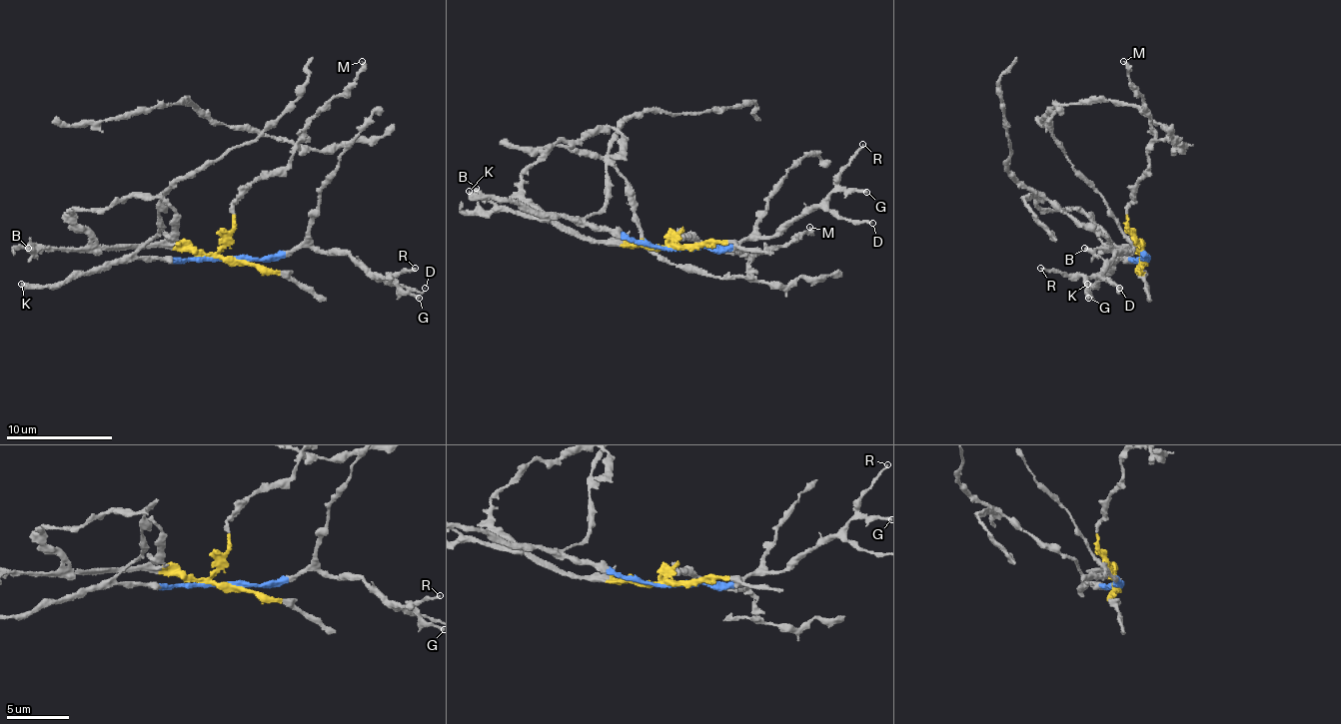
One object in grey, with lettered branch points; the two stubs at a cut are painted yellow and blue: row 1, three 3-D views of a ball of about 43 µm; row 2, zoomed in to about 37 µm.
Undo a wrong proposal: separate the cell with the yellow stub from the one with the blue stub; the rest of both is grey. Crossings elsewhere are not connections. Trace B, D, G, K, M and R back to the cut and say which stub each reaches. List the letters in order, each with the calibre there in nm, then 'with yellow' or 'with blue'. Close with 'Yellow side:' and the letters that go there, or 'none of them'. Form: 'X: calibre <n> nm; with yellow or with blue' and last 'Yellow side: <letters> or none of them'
B: calibre 400 nm; with yellow
D: calibre 160 nm; with blue
G: calibre 240 nm; with blue
K: calibre 460 nm; with blue
M: calibre 300 nm; with yellow
R: calibre 170 nm; with blue
Yellow side: B, M

